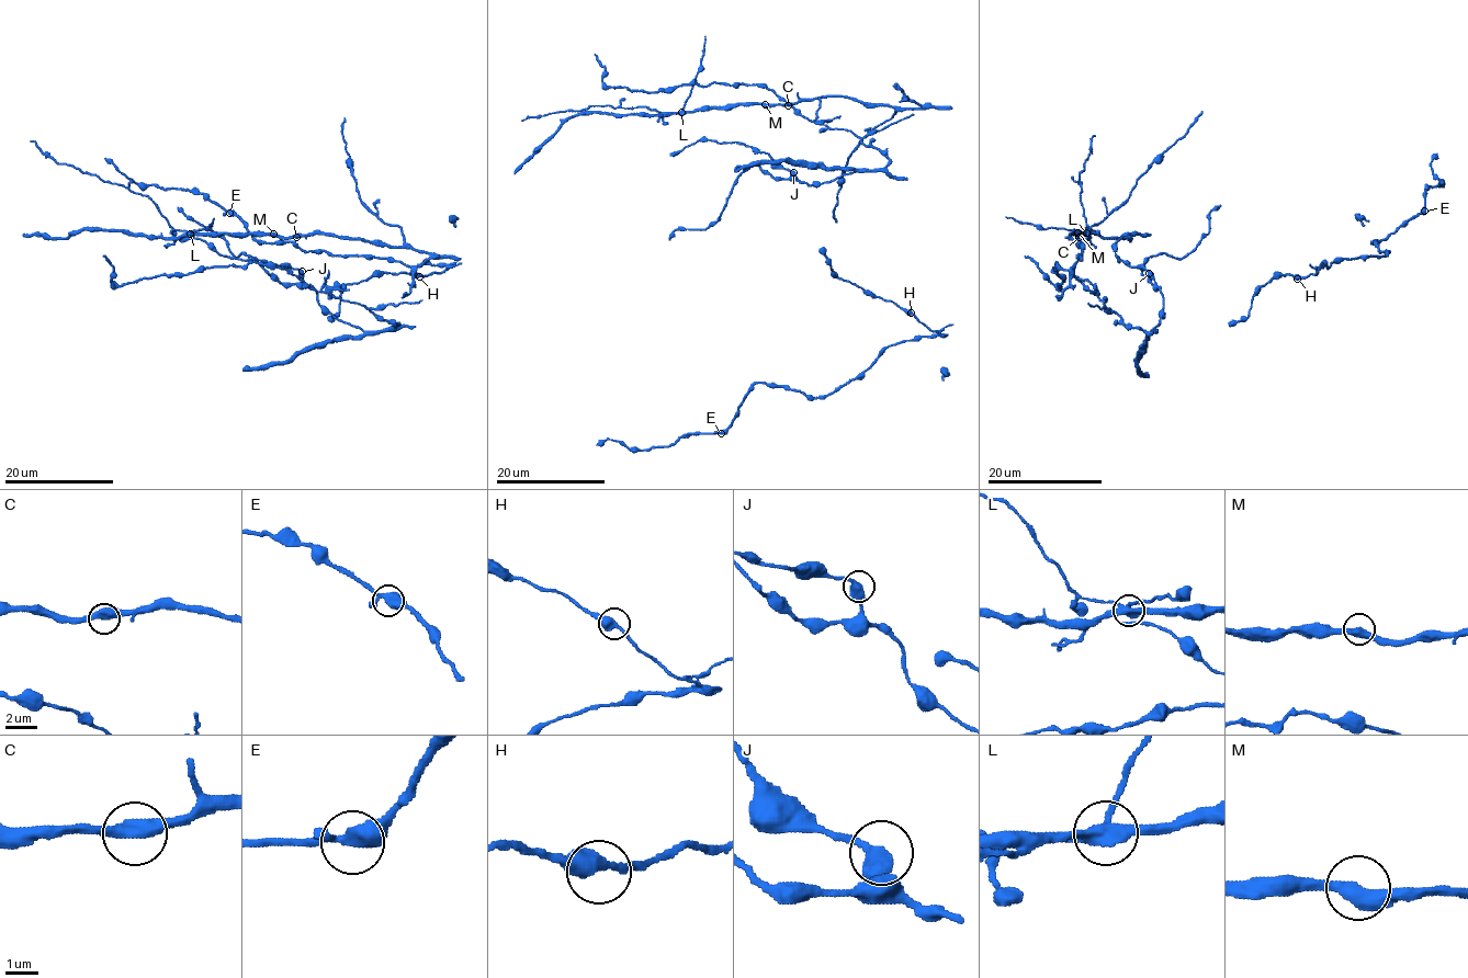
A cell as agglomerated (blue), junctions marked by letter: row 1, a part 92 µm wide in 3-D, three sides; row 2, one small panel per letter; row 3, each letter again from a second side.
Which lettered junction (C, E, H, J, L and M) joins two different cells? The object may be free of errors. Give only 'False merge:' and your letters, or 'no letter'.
False merge: L

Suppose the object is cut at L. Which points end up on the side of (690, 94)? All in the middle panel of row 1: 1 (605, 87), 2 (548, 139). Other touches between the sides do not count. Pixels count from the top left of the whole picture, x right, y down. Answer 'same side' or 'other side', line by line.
1: other side
2: other side

